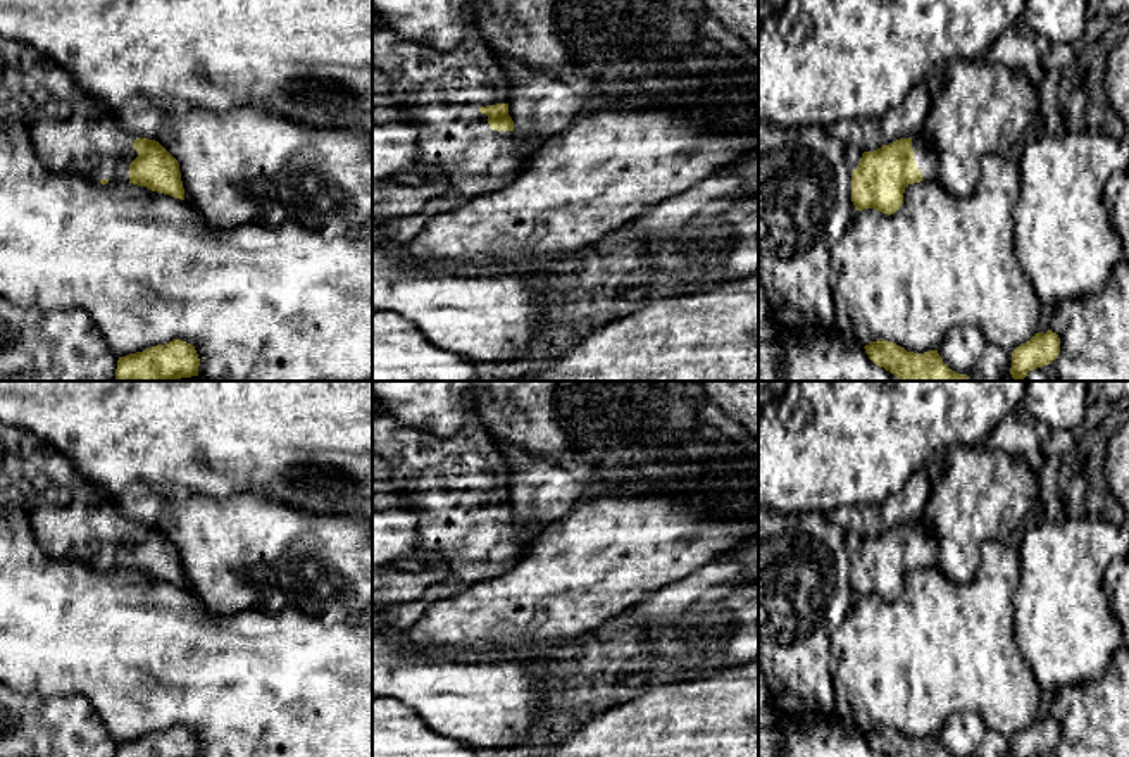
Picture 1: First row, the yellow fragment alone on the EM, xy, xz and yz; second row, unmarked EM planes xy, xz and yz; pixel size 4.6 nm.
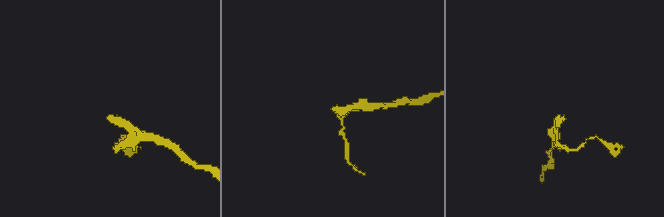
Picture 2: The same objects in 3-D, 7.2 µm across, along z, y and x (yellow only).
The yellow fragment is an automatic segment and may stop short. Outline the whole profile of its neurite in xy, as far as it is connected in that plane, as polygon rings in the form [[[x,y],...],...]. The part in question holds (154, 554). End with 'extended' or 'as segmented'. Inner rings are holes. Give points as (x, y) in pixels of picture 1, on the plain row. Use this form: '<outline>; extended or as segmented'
[[[0,422],[0,505],[16,507],[31,522],[31,531],[50,559],[78,559],[93,567],[129,567],[152,578],[184,586],[178,547],[155,526],[129,524],[117,510],[114,498],[78,474],[69,460],[38,435]]]; extended

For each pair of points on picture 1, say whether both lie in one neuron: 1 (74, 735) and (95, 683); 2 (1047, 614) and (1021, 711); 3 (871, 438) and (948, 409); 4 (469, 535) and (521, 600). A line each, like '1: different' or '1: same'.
1: different
2: different
3: same
4: different

